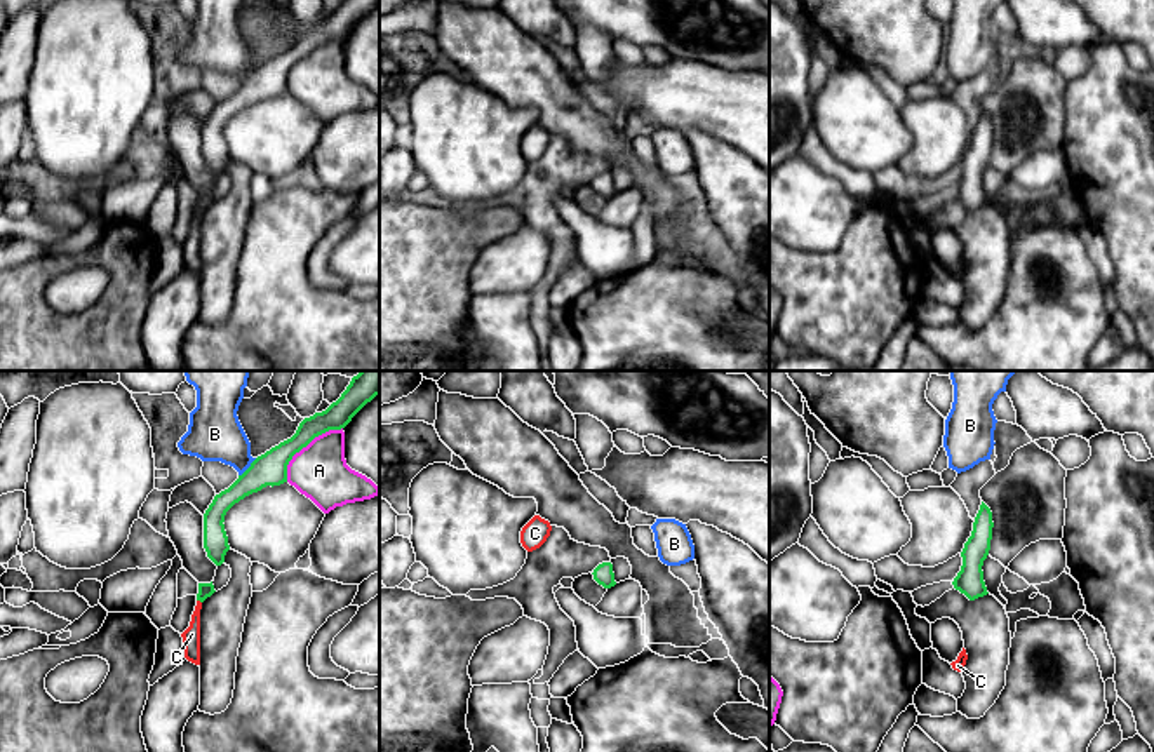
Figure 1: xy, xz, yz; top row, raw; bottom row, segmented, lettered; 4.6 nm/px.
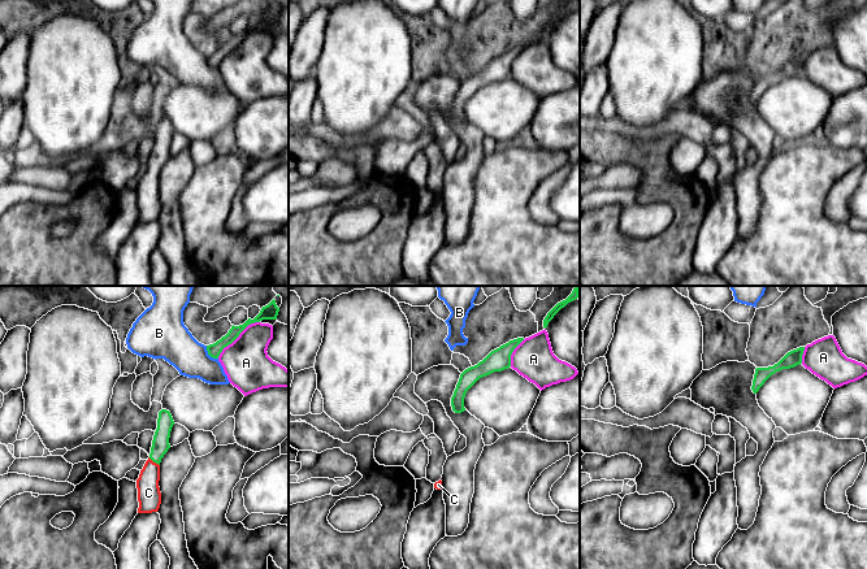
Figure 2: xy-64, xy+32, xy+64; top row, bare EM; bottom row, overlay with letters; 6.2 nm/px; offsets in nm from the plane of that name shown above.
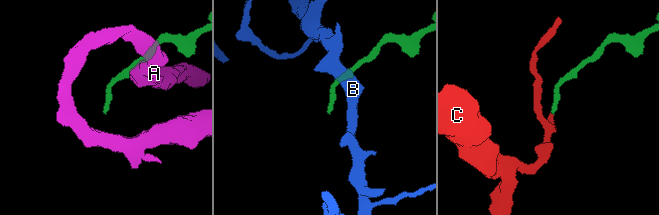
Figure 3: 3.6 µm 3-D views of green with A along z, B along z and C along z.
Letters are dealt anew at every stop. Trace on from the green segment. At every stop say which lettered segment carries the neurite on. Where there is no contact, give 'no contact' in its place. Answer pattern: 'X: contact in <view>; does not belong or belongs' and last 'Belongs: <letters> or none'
A: contact in xy; does not belong
B: contact in xy; does not belong
C: contact in xy; belongs
Belongs: C

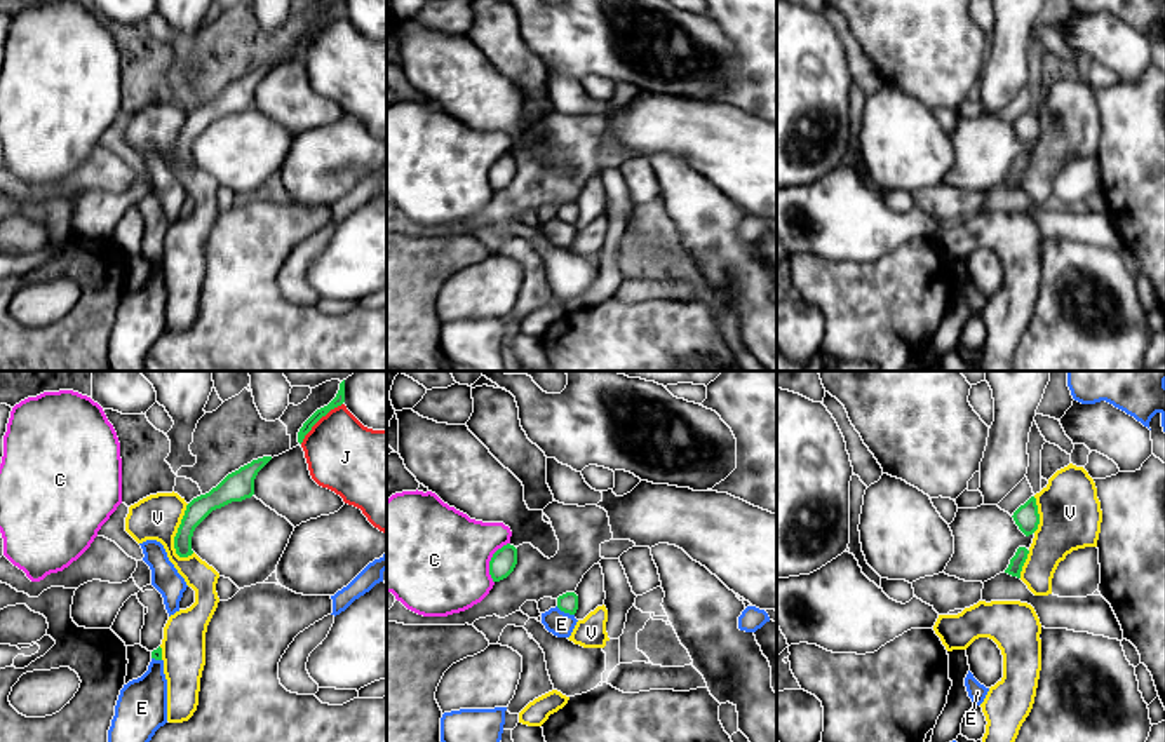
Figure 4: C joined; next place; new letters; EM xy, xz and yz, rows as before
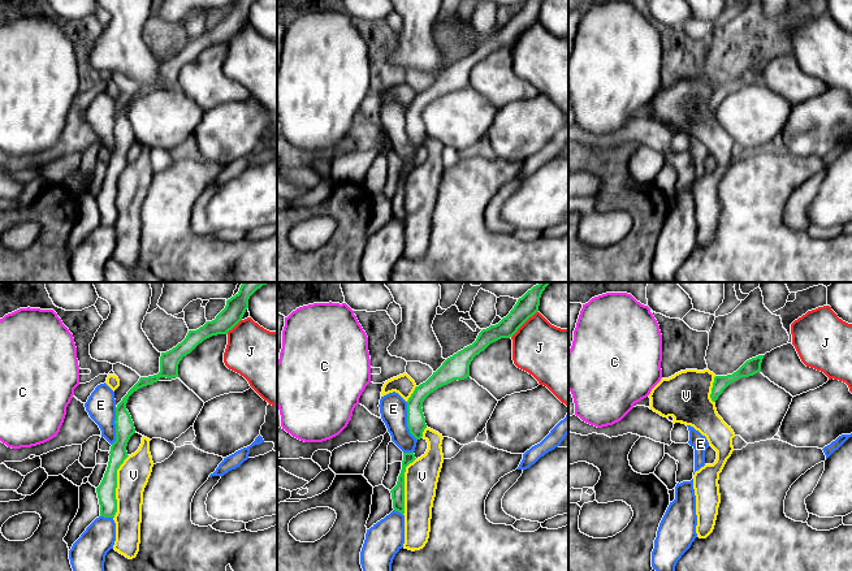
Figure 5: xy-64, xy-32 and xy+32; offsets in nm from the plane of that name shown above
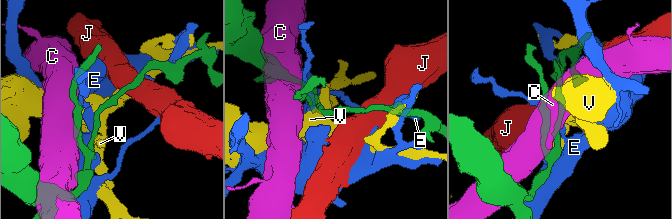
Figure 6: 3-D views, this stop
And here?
C: contact in xz; does not belong
E: contact in xz; does not belong
J: contact in xy; does not belong
V: contact in xy; does not belong
Belongs: none

